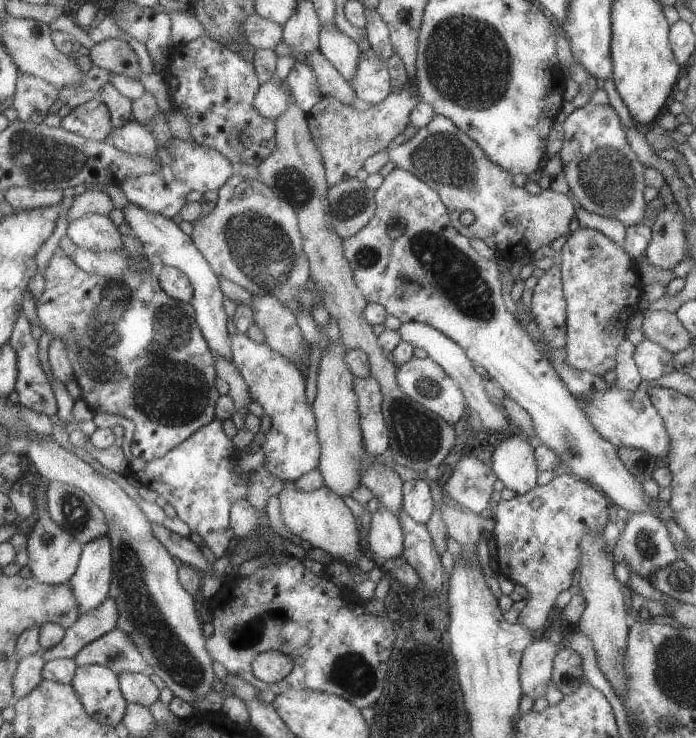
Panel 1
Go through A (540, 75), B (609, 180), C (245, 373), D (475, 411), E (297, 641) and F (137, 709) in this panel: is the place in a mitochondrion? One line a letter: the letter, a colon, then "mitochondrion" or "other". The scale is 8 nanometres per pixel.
A: other
B: mitochondrion
C: other
D: other
E: other
F: other

